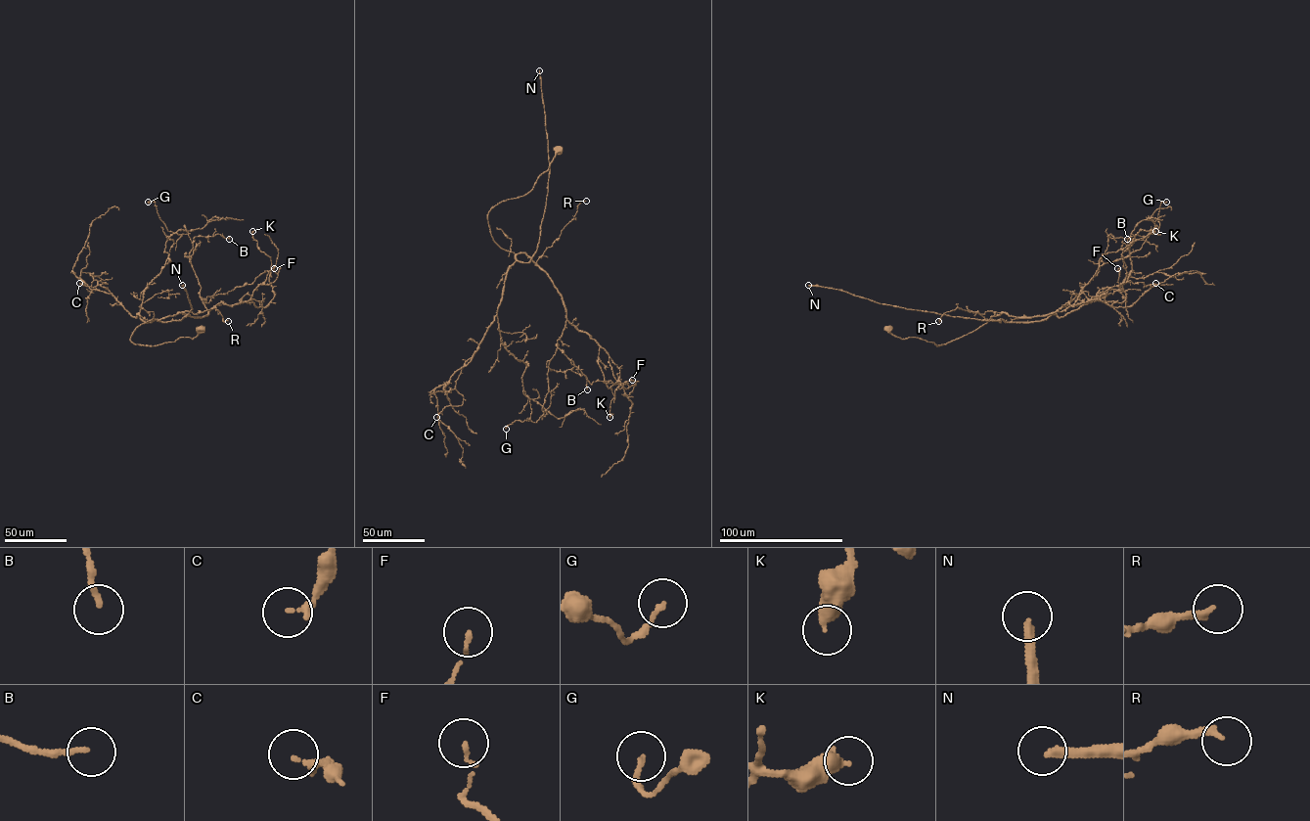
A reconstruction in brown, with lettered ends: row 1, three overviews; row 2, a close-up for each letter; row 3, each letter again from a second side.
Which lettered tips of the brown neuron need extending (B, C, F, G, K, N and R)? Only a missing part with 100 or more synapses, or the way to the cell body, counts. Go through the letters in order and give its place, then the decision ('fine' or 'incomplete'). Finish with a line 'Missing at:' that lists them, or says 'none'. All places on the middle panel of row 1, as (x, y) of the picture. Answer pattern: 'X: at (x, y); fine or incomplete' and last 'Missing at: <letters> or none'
B: at (587, 389); fine
C: at (436, 417); fine
F: at (632, 380); fine
G: at (506, 429); fine
K: at (609, 417); fine
N: at (539, 70); incomplete
R: at (586, 201); fine
Missing at: N

